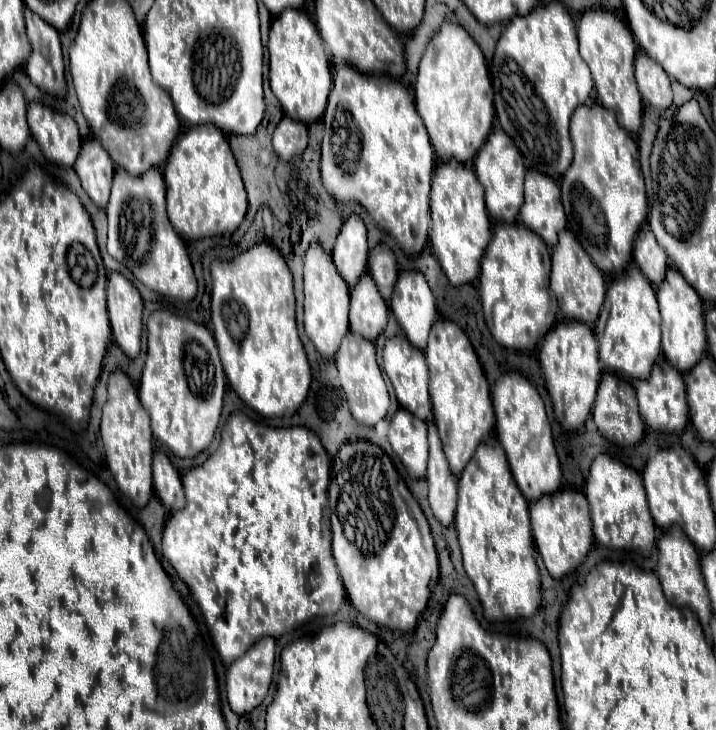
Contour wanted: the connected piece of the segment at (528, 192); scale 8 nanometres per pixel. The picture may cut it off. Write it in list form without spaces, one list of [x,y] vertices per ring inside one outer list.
[[[535,169],[525,175],[525,201],[519,211],[519,221],[533,229],[547,245],[557,243],[557,233],[565,229],[567,217],[561,203],[559,183]]]

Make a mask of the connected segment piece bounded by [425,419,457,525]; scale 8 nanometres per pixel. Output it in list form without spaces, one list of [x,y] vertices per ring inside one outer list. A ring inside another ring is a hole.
[[[429,421],[429,505],[443,525],[451,525],[457,507],[457,477],[449,469],[435,421]]]

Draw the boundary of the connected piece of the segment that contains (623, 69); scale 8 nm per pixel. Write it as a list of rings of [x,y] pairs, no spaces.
[[[587,9],[579,21],[577,35],[579,35],[579,53],[587,61],[595,81],[597,101],[603,107],[615,111],[621,127],[637,135],[641,127],[641,95],[633,75],[635,69],[633,63],[637,55],[633,33],[629,31],[627,23],[619,15],[603,9]]]

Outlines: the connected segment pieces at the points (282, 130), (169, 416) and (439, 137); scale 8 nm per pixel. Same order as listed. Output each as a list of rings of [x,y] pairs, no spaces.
[[[283,117],[273,133],[273,149],[283,161],[291,161],[295,153],[307,147],[307,125],[291,117]]]
[[[167,309],[153,311],[147,321],[147,361],[139,385],[139,399],[147,409],[147,413],[151,415],[153,435],[163,445],[167,445],[177,457],[195,457],[197,453],[205,451],[219,423],[225,387],[227,381],[217,355],[217,345],[207,327],[181,319]]]
[[[443,23],[443,27],[429,41],[425,55],[421,59],[421,65],[419,65],[419,73],[417,73],[415,105],[417,105],[417,111],[429,131],[431,145],[433,145],[439,159],[449,161],[453,157],[461,163],[467,163],[475,157],[477,149],[483,145],[485,137],[489,135],[489,131],[493,127],[493,119],[495,119],[493,87],[491,87],[485,55],[481,53],[477,43],[473,41],[473,37],[461,25]]]

